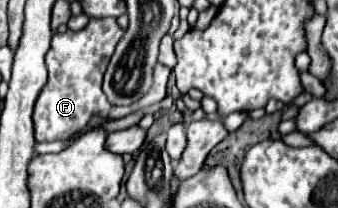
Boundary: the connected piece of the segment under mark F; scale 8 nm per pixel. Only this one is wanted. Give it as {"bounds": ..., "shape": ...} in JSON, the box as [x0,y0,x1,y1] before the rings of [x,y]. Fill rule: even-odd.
{"bounds":[34,18,170,142],"shape":[[[114,18],[104,20],[90,20],[82,30],[66,30],[52,36],[50,50],[46,54],[46,68],[48,68],[48,82],[42,88],[36,108],[34,108],[34,132],[36,142],[54,142],[54,140],[66,140],[78,130],[82,130],[94,116],[100,118],[124,118],[136,110],[148,108],[152,104],[162,102],[166,96],[166,82],[170,76],[170,68],[164,64],[156,64],[154,70],[154,84],[152,90],[132,106],[114,106],[106,100],[106,94],[102,92],[102,76],[110,62],[112,50],[116,48],[116,42],[120,40],[120,26]]]}

